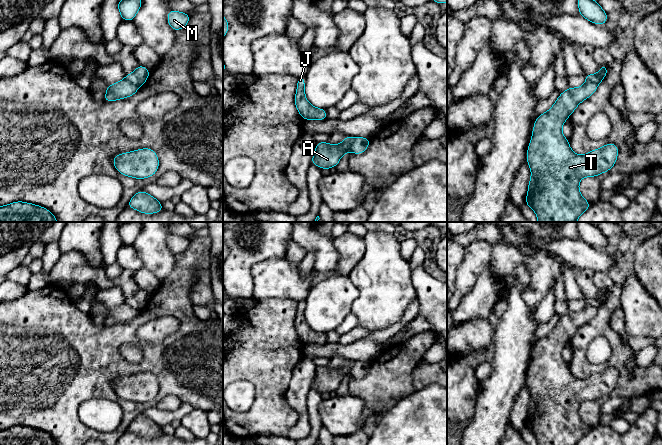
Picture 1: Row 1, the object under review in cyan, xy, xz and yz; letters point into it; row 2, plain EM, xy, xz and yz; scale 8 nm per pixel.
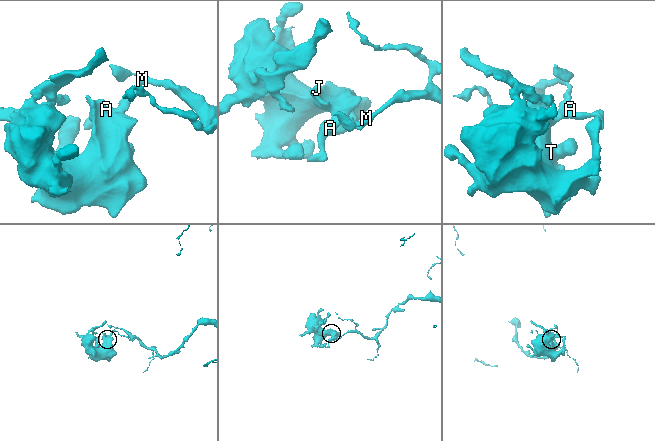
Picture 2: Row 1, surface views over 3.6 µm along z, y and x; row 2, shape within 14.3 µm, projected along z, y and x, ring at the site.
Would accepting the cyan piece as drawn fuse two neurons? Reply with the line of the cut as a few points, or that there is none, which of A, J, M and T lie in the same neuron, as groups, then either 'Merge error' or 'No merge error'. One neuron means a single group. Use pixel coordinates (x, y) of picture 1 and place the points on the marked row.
Split along xz (354, 137), (349, 151). Groups: A J T / M. Merge error

